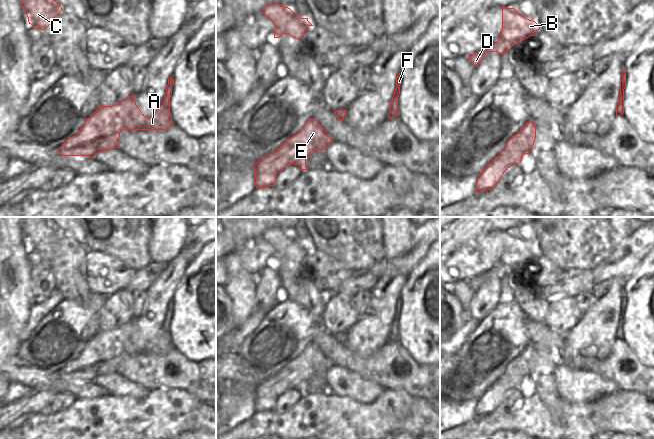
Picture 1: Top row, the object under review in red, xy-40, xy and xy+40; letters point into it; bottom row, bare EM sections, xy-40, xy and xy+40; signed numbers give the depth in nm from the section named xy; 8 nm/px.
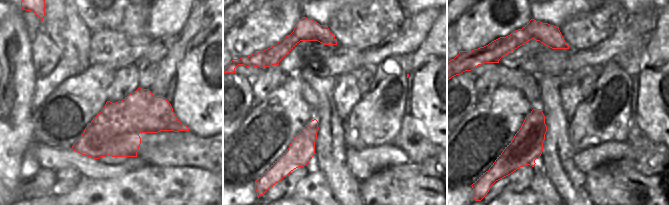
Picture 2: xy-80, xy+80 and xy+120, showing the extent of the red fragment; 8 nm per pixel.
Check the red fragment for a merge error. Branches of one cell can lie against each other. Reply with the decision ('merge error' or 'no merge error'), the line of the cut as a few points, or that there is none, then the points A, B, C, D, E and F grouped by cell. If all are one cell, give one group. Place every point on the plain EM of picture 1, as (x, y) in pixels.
merge error; cut in xy+40 along (522, 377), (509, 376), (498, 379); A E F / B C D

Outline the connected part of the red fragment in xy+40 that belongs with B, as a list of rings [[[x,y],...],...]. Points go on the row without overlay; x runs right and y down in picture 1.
[[[502,230],[500,263],[485,274],[468,280],[468,283],[477,290],[487,276],[497,276],[503,280],[508,276],[509,270],[514,270],[529,260],[533,260],[539,253],[540,251],[535,245],[525,242],[514,232]]]

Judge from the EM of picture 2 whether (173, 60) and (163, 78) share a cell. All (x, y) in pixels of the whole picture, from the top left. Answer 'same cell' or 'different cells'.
same cell

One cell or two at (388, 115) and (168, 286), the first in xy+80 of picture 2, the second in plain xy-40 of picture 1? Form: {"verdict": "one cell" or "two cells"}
{"verdict": "one cell"}

